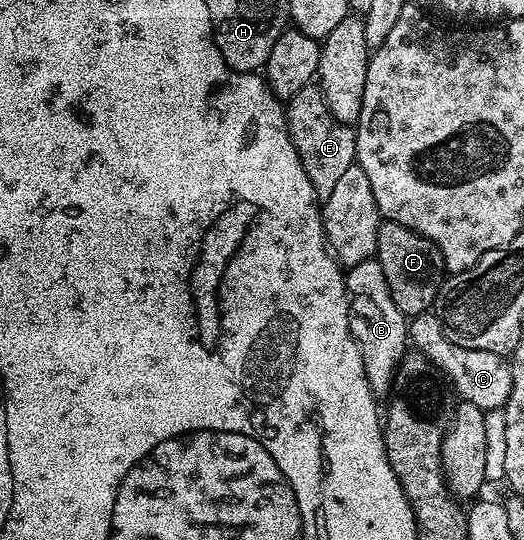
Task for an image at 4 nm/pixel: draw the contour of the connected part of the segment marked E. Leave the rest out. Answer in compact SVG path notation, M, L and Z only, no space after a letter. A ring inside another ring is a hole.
M314 83L300 87L300 91L285 102L284 108L288 135L304 163L304 171L308 171L308 179L312 179L312 187L319 198L324 199L332 195L336 179L342 178L344 171L356 163L354 129L334 118L332 111L328 111L322 90Z

